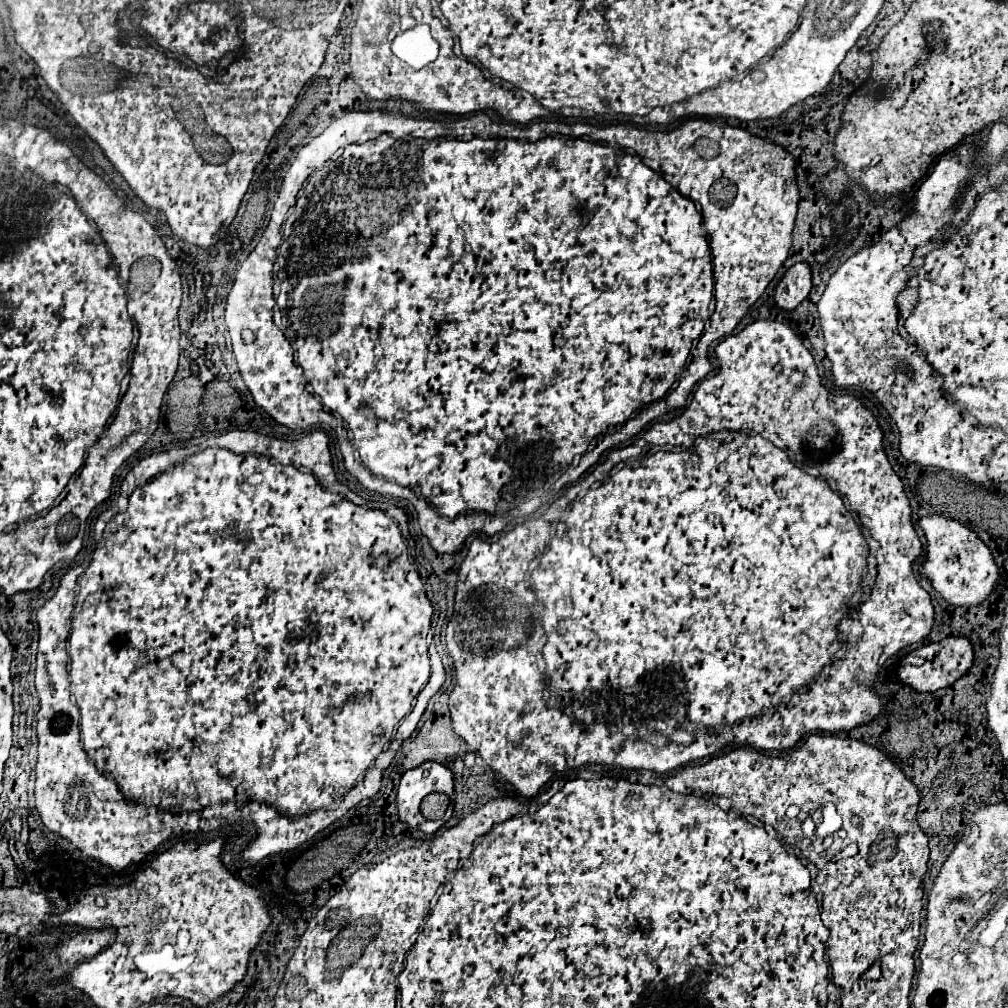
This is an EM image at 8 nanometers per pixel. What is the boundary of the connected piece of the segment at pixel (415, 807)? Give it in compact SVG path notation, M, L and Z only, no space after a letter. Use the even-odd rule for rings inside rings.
M425 762L419 768L407 770L401 778L397 792L399 820L407 822L413 828L423 824L425 818L421 816L419 804L431 792L443 792L447 796L455 794L453 774L447 766L439 762Z

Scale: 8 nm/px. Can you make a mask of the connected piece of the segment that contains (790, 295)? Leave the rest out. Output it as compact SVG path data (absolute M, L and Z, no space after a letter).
M805 262L795 264L775 288L775 306L791 312L795 310L811 290L811 270Z

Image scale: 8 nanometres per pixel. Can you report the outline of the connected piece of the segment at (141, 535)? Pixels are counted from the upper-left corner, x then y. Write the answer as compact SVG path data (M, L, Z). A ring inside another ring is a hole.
M231 430L231 432L225 432L225 434L221 434L221 436L219 436L219 438L213 438L213 440L211 440L211 442L213 442L213 446L219 446L219 448L205 448L205 450L201 450L201 452L199 452L199 454L195 454L195 453L196 453L196 452L197 452L197 447L196 447L196 446L173 446L173 447L172 447L172 448L171 448L171 450L167 450L167 452L161 452L161 454L153 454L153 456L149 456L149 458L145 458L145 460L141 460L141 462L139 462L139 464L137 464L137 466L135 466L135 468L133 468L133 470L131 470L131 472L129 472L129 474L127 474L127 476L125 476L125 480L123 480L123 484L121 484L121 496L119 496L119 500L117 500L117 506L115 506L115 512L123 512L123 514L117 514L117 516L115 516L115 518L113 518L113 520L111 520L111 522L109 522L109 524L107 524L107 528L105 528L105 526L106 526L106 522L105 522L105 521L103 521L103 520L98 520L98 521L97 521L97 522L96 522L96 523L95 523L95 526L94 526L94 538L95 538L95 539L96 539L96 540L97 540L97 541L100 541L100 540L101 540L101 542L99 542L99 544L97 544L97 550L95 550L95 554L93 554L93 560L91 560L91 558L90 558L90 557L87 557L87 558L85 558L85 560L84 560L84 561L83 561L83 563L82 563L82 564L81 564L81 565L78 565L78 566L75 566L75 567L72 567L72 568L71 568L71 569L69 569L69 572L67 572L67 574L65 574L65 576L63 576L63 580L61 580L61 586L59 586L59 588L57 588L57 594L55 594L55 596L53 596L53 598L51 598L51 600L49 600L49 602L47 602L47 604L45 604L45 606L43 606L43 608L41 608L41 610L39 610L39 614L37 614L37 622L39 622L39 650L37 650L37 648L35 648L35 650L33 650L33 654L31 654L31 656L28 656L28 659L29 659L29 661L31 661L31 662L33 662L33 666L32 666L32 670L33 670L33 672L32 672L32 677L33 677L33 675L34 675L34 671L35 671L35 664L36 664L36 660L35 660L35 659L36 659L36 654L37 654L37 674L35 674L35 686L34 686L34 684L33 684L33 683L32 683L32 686L23 686L23 681L18 681L18 680L17 680L17 679L18 679L18 678L14 678L14 677L13 677L13 676L12 676L12 675L11 675L11 677L12 677L12 683L13 683L13 695L12 695L12 701L13 701L13 705L14 705L14 715L13 715L13 726L12 726L12 730L13 730L13 736L12 736L12 739L13 739L13 746L12 746L12 748L11 748L11 750L17 750L17 751L19 751L19 750L23 750L23 748L35 748L35 756L33 756L33 758L35 758L35 763L36 763L36 760L37 760L37 768L35 768L35 772L37 772L37 782L35 782L35 800L37 800L37 810L39 810L39 816L41 816L41 820L43 820L43 824L45 824L45 826L47 826L47 828L49 828L49 830L51 830L51 832L55 832L55 834L61 834L61 836L63 836L63 838L67 838L67 840L69 840L69 842L71 842L71 844L75 844L75 846L77 846L77 848L79 848L79 850L81 850L81 852L83 852L83 854L85 854L85 856L91 856L91 858L95 858L95 860L99 860L99 862L101 862L101 864L105 864L105 866L109 866L109 868L113 868L113 870L123 870L123 868L127 868L127 866L129 866L129 864L133 864L133 862L139 862L139 860L143 860L143 858L145 858L145 856L147 856L147 854L149 854L149 852L153 852L153 850L155 850L155 846L157 846L157 844L161 844L161 842L163 842L163 840L165 840L165 838L169 838L169 836L173 836L173 834L181 834L181 832L197 832L197 830L209 830L209 828L213 828L213 810L211 810L211 808L207 808L207 810L203 810L203 808L205 808L205 806L209 806L209 804L217 804L217 802L229 802L229 800L235 800L235 802L237 802L237 804L247 804L247 802L253 802L253 800L255 800L255 802L265 802L265 804L269 804L269 806L275 806L275 808L281 808L281 810L279 810L279 812L283 812L283 814L285 814L285 816L271 816L271 818L267 818L267 806L263 806L263 808L259 808L259 812L257 812L257 814L253 814L253 816L251 816L251 820L255 820L255 824L257 824L257 828L259 828L259 836L257 836L257 838L255 838L255 842L251 842L251 844L249 844L249 848L247 848L247 850L245 850L245 852L243 852L243 860L249 860L249 862L259 862L259 860L263 860L263 858L265 858L265 856L269 856L269 854L277 854L277 852L283 852L283 850L293 850L293 848L297 848L297 846L299 846L299 844L303 844L303 842L307 842L307 840L309 840L309 838L313 838L313 836L315 836L315 834L317 834L317 832L321 832L321 830L325 830L325 828L327 828L327 826L329 826L329 824L331 824L331 822L335 822L335 820L337 820L337 818L341 818L341 814L345 814L345 812L347 812L347 810L349 810L349 808L353 808L353 806L355 806L355 804L359 804L359 802L361 802L361 800L363 800L363 798L371 798L371 796L375 796L375 794L377 794L377 790L379 790L379 789L380 789L380 786L381 786L381 781L382 781L382 778L383 778L383 773L384 773L384 772L385 772L385 768L387 768L387 766L389 766L389 764L391 764L391 760L393 760L393 756L395 756L395 752L397 752L397 750L399 750L399 746L401 746L401 744L403 744L403 740L407 740L407 738L409 738L409 736L411 736L411 734L413 734L413 730L415 730L415 728L417 728L417 722L419 722L419 718L421 718L421 717L422 717L422 715L423 715L423 712L425 712L425 710L426 710L426 708L427 708L427 702L429 702L429 698L431 698L431 696L433 696L433 694L435 694L435 692L437 692L437 690L439 690L439 688L441 688L441 684L443 684L443 682L445 682L445 670L443 670L443 664L441 664L441 658L439 658L439 654L437 654L437 650L436 650L436 647L435 647L435 645L434 645L434 644L433 644L433 642L432 642L432 643L431 643L431 638L430 638L430 637L429 637L429 636L430 636L430 635L431 635L431 636L433 636L433 635L432 635L432 631L431 631L431 616L433 616L433 608L431 608L431 602L429 602L429 600L427 600L427 596L425 596L425 584L423 584L423 580L421 580L421 576L419 576L419 572L417 572L417 568L415 568L415 564L413 564L413 562L411 562L411 560L409 560L409 552L407 552L407 546L405 546L405 544L403 544L403 538L401 538L401 534L402 534L402 536L403 536L403 537L404 537L404 538L405 538L405 539L406 539L406 540L409 540L409 539L410 539L410 538L411 538L411 535L410 535L410 532L409 532L409 524L408 524L408 517L407 517L407 515L406 515L406 514L405 514L405 512L404 512L404 511L403 511L403 510L402 510L402 509L400 509L400 508L398 508L398 507L395 507L395 506L389 506L389 508L388 508L388 509L387 509L387 510L388 510L388 511L389 511L389 512L390 512L390 511L391 511L391 514L392 514L392 515L391 515L391 517L392 517L392 518L393 518L393 519L394 519L394 520L395 520L395 521L396 521L396 522L397 522L397 524L398 524L398 526L399 526L399 528L400 528L400 530L401 530L401 532L399 532L399 528L397 528L397 524L395 524L395 522L393 522L393 520L391 520L391 518L387 518L387 516L385 516L385 514L383 514L383 512L381 512L381 510L367 510L367 508L361 508L361 506L355 506L355 504L351 504L351 502L347 502L347 500L345 500L345 498L343 498L343 496L341 496L341 494L331 494L331 492L345 492L345 486L343 486L343 484L339 484L339 482L337 482L337 478L335 478L335 472L333 472L333 466L331 466L331 454L329 454L329 438L327 438L327 436L325 436L325 434L323 434L323 432L313 432L313 434L307 434L307 436L305 436L305 438L301 438L301 440L295 440L295 442L287 442L287 440L277 440L277 438L267 438L267 436L263 436L263 434L259 434L259 432L249 432L249 430L247 430L247 432L241 432L241 430ZM301 466L303 466L303 468L309 468L309 470L311 470L311 474L309 474L309 472L301 472L301 470L297 470L297 468L301 468ZM67 636L69 636L69 656L71 656L71 670L69 670L69 678L71 678L71 692L73 692L73 694L75 694L75 698L77 698L77 706L79 706L79 708L77 708L77 706L75 706L75 704L73 704L73 702L71 702L71 692L69 692L69 680L67 680L67 650L65 650L65 644L67 644ZM39 700L41 700L41 708L39 708L39 714L37 714L37 734L36 734L36 721L34 721L34 720L33 720L33 721L31 721L31 723L30 723L30 721L29 721L29 722L28 722L28 715L27 715L27 713L28 713L28 711L29 711L29 710L30 710L30 711L32 711L32 709L33 709L33 708L34 708L34 707L35 707L35 706L37 706L37 705L38 705L38 704L39 704ZM341 798L343 798L343 802L341 802L341 806L339 806L339 808L337 808L337 810L333 810L333 812L325 812L325 810L319 810L319 808L327 808L327 806L329 806L329 804L333 804L333 802L337 802L337 800L341 800Z

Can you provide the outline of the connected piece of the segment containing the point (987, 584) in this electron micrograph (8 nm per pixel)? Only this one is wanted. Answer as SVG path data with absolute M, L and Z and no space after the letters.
M925 516L919 526L927 538L927 558L921 566L921 574L931 582L935 592L941 594L953 606L977 606L991 592L999 578L999 568L989 552L989 548L977 538L977 534L957 520L943 516Z

